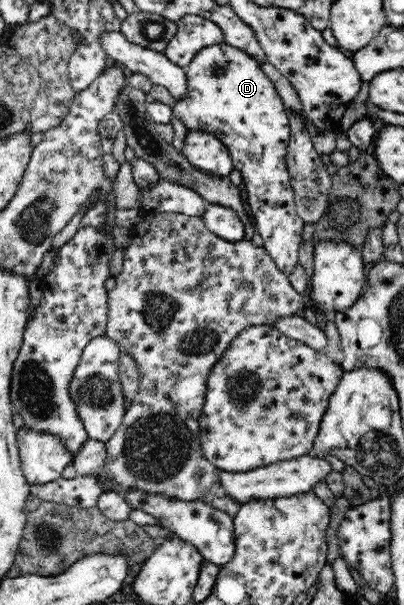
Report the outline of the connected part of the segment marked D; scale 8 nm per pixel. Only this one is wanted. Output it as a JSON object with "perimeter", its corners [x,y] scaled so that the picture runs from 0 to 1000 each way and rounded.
{"perimeter":[[[557,68],[507,74],[478,91],[468,107],[458,107],[463,150],[458,150],[458,160],[438,164],[423,174],[423,183],[428,195],[453,203],[463,220],[512,218],[557,238],[577,268],[577,279],[592,283],[599,291],[611,317],[611,336],[621,342],[636,387],[651,393],[651,410],[676,426],[683,441],[715,458],[740,433],[735,425],[740,425],[740,408],[750,400],[748,380],[755,372],[733,352],[725,311],[718,306],[720,294],[708,274],[713,236],[720,226],[715,203],[723,188],[705,180],[691,152],[644,111],[646,106],[611,86]]]}

